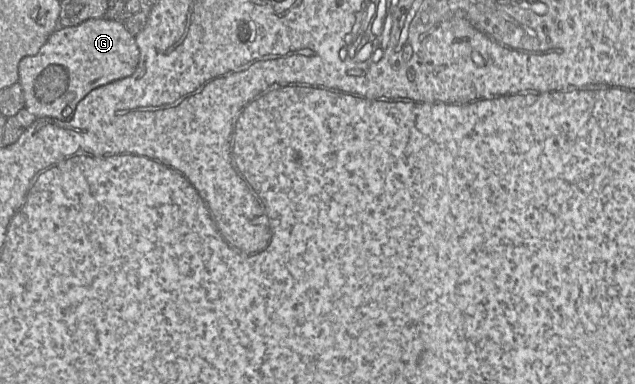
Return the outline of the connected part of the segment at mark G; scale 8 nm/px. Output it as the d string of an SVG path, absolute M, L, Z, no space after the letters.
M107 18L89 19L79 25L55 29L38 53L24 57L18 65L25 108L37 118L68 120L77 104L94 89L132 75L139 63L140 51L135 37L123 22Z

